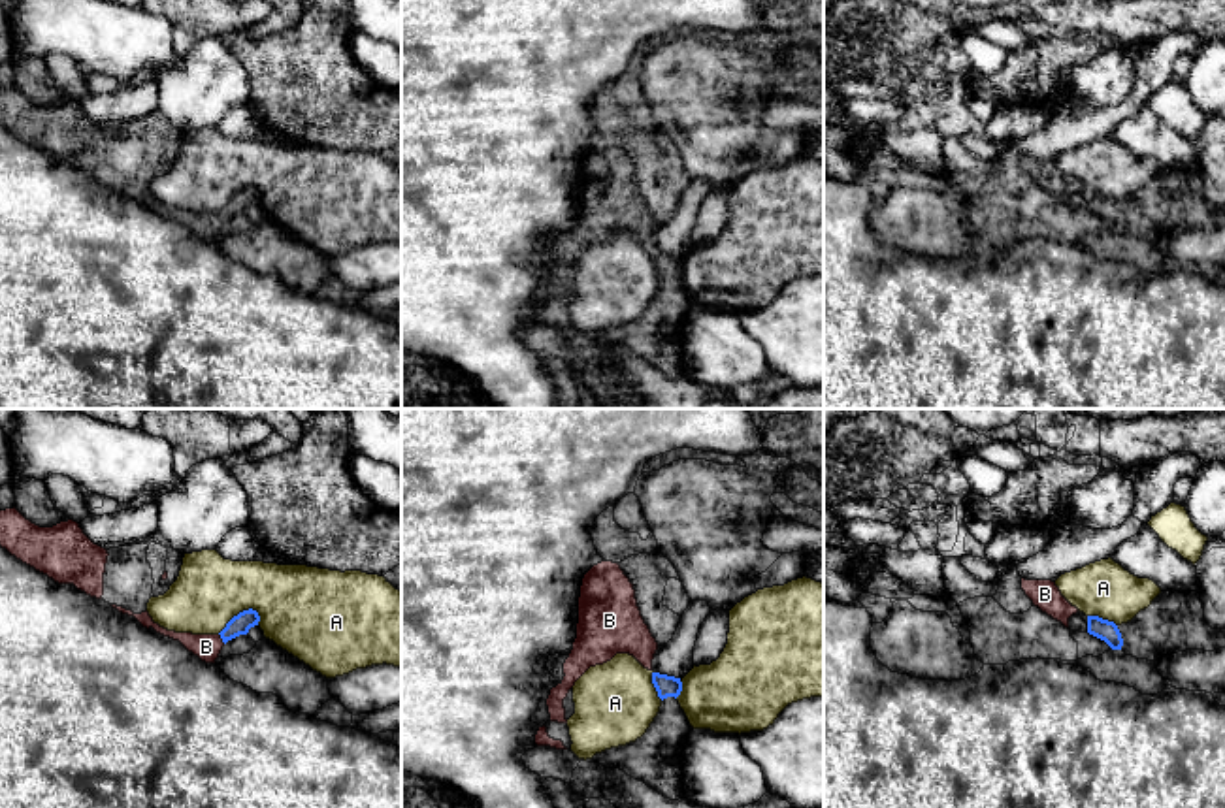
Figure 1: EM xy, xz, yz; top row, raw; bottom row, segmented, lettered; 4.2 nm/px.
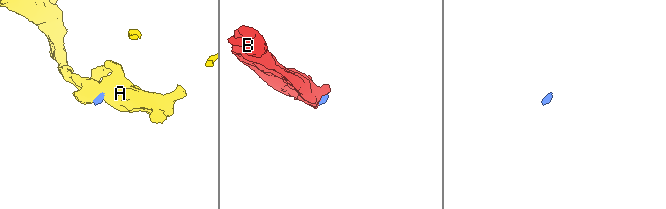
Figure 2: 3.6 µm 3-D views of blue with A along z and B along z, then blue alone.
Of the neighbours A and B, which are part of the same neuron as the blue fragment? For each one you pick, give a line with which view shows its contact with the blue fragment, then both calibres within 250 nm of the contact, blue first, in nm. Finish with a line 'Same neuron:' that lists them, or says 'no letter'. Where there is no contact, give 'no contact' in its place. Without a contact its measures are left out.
B: contact in xy; calibres 90 and 110 nm
Same neuron: B

